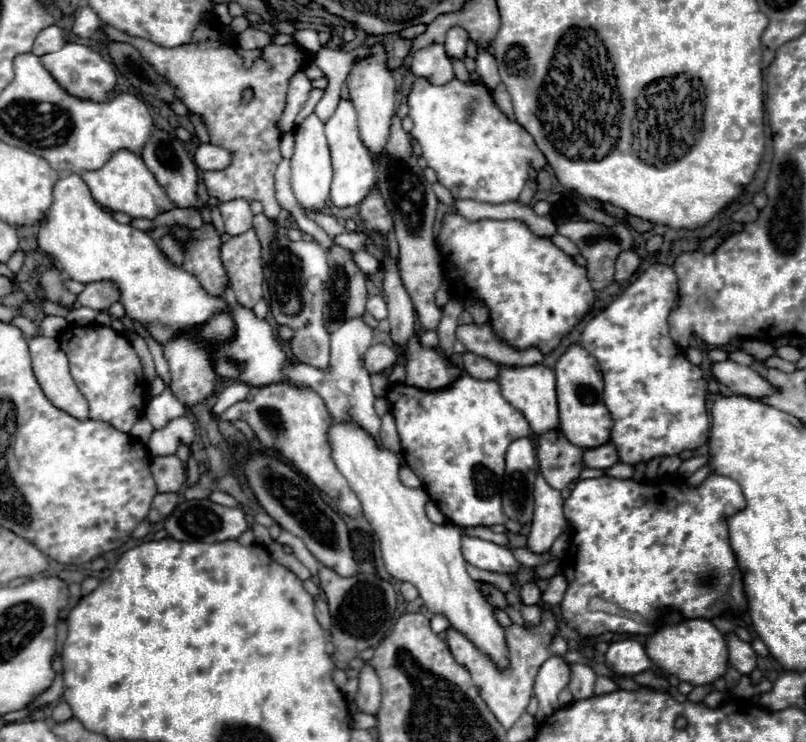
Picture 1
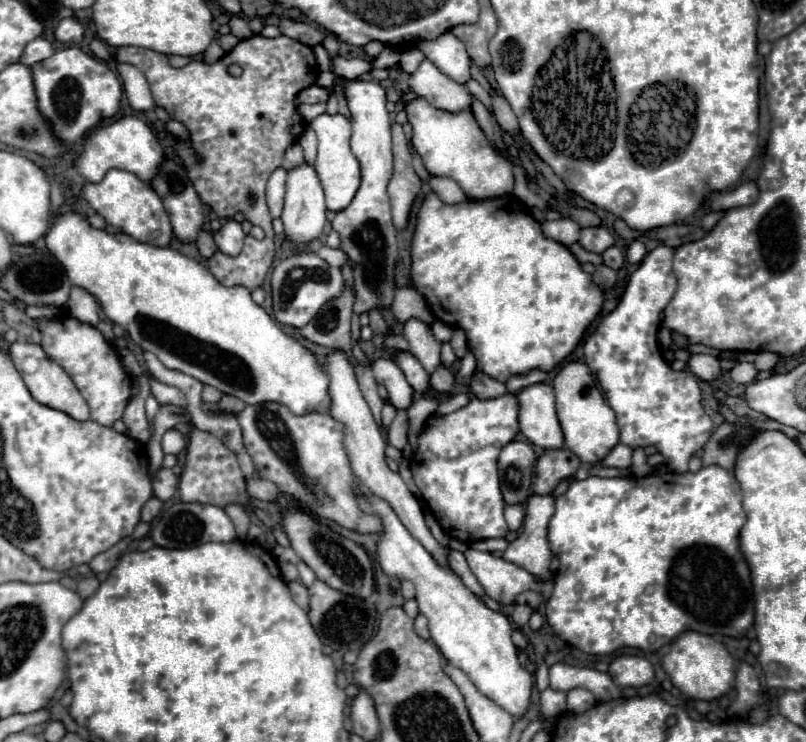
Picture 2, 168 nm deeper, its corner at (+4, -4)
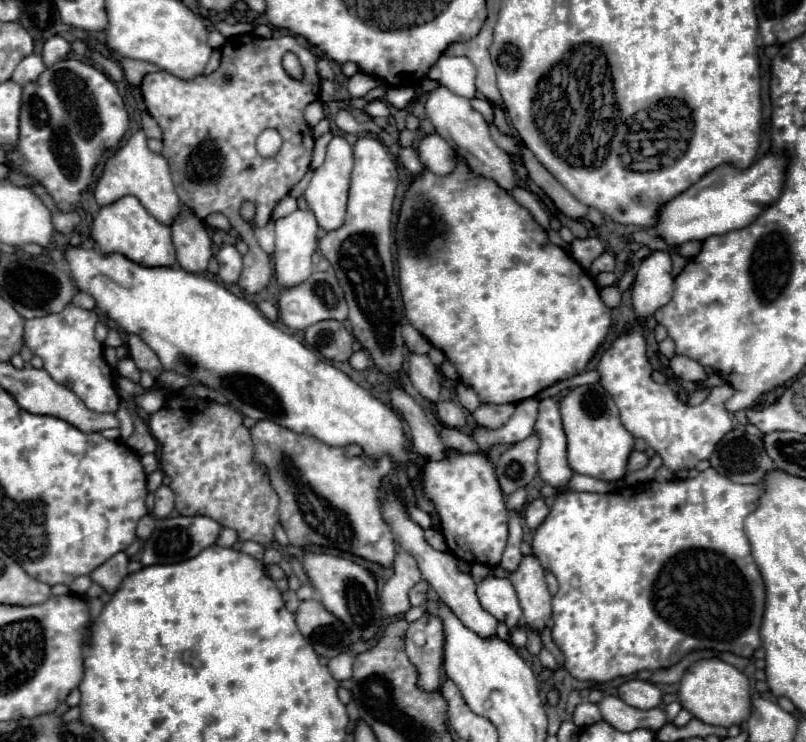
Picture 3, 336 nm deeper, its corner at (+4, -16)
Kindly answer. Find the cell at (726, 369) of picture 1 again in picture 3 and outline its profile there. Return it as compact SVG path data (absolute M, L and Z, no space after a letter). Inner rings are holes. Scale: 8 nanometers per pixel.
M673 356L671 370L681 380L691 380L691 382L705 382L707 380L707 370L699 362L695 362L687 356Z

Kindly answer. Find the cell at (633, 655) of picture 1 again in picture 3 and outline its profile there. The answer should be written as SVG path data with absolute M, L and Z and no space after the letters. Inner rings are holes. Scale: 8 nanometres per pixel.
M627 680L617 688L617 696L625 700L629 706L649 710L659 706L661 702L661 690L647 682L647 680Z

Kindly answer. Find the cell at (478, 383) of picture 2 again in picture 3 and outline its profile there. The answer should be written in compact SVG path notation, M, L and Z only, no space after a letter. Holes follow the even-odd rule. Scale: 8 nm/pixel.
M481 404L473 412L473 420L487 428L499 428L509 420L513 410L515 410L513 404Z

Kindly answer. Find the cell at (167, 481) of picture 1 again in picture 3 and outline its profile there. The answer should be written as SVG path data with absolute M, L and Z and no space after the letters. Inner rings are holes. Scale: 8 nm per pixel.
M161 486L157 492L155 492L155 510L153 510L153 516L155 518L167 518L173 510L173 504L175 504L175 496L173 496L173 490L169 486Z

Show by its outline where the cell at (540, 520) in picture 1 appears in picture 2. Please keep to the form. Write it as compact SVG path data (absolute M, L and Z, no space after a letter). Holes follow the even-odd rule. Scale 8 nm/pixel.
M533 494L527 500L527 516L519 538L509 542L509 548L503 552L507 562L527 570L539 582L553 578L549 570L551 552L547 544L549 516L553 516L553 496Z

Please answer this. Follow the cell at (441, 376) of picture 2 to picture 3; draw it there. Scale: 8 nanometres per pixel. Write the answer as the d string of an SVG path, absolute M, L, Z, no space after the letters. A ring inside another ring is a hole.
M445 400L445 402L435 402L437 408L437 416L445 426L457 428L457 426L465 426L467 418L463 416L463 406L457 404L455 400Z

